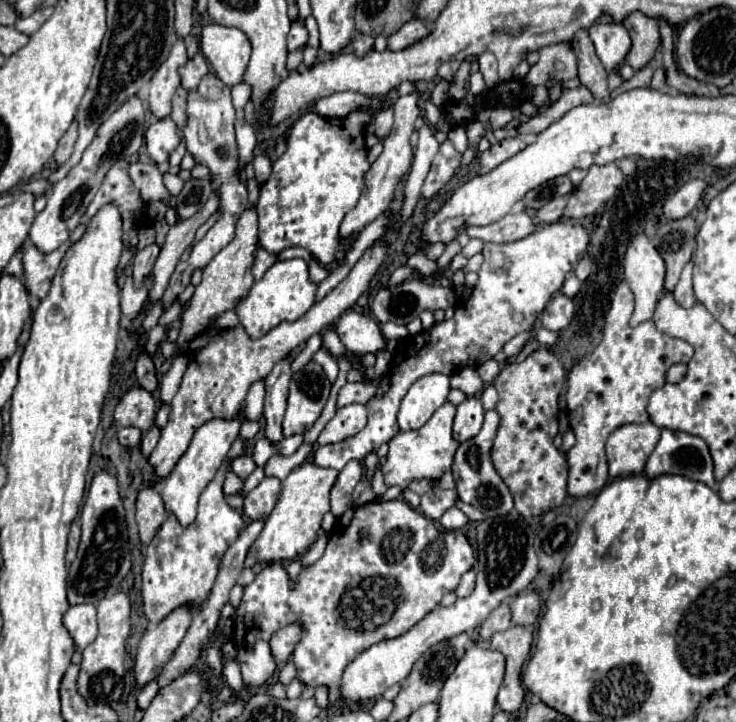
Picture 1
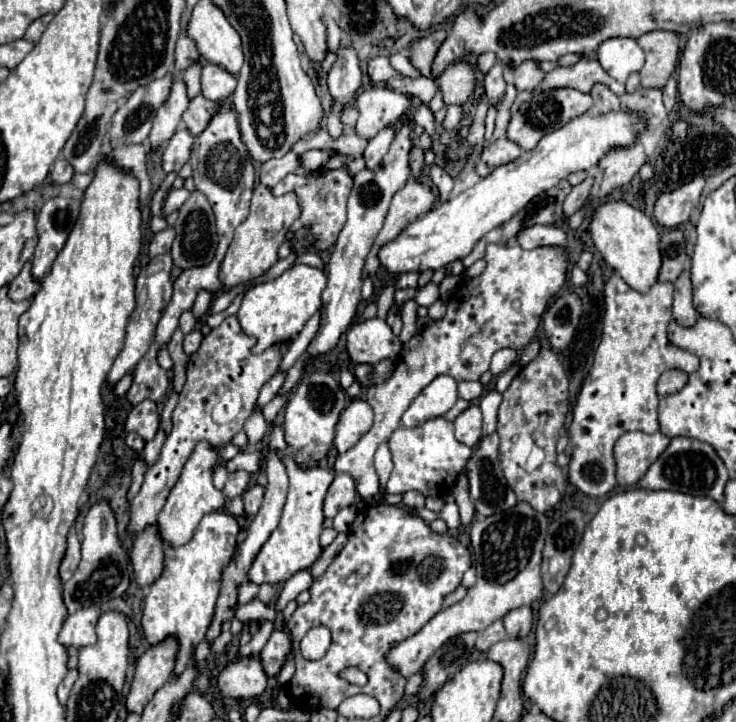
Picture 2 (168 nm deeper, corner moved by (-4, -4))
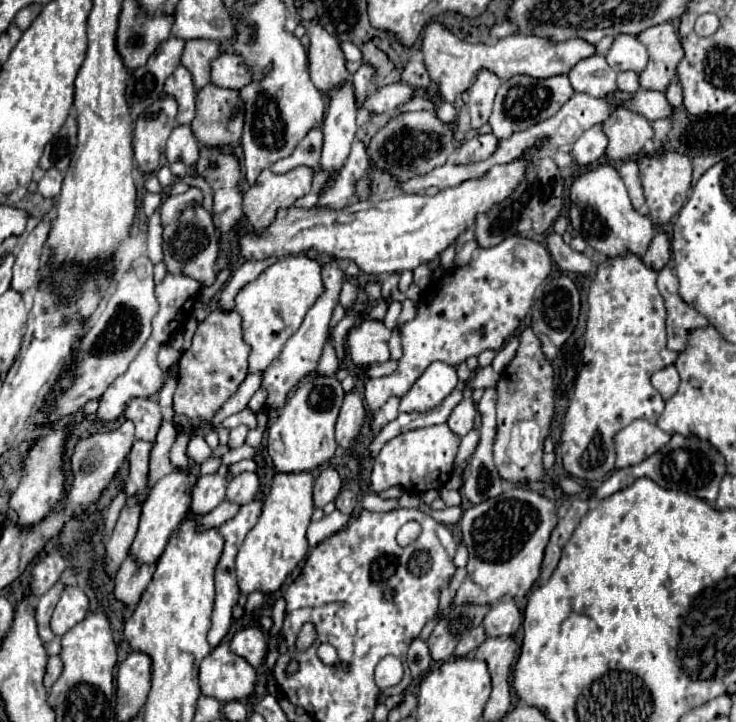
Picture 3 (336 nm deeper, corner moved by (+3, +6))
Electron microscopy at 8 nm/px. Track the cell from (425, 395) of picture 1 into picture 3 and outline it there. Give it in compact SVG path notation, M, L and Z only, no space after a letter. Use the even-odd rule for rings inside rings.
M432 363L412 389L400 399L400 411L426 411L444 401L458 383L456 369L446 363Z

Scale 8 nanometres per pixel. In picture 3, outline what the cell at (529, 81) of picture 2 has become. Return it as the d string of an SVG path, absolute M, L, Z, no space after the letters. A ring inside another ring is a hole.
M432 21L422 35L422 55L424 55L426 71L432 83L442 93L442 99L448 103L454 103L456 97L462 95L472 85L472 79L482 67L496 73L502 81L508 81L516 75L546 79L558 73L568 73L580 59L594 55L594 45L582 39L570 39L554 45L540 37L522 37L522 35L510 35L506 39L500 39L496 45L484 45L484 43L472 45L458 39L442 23Z

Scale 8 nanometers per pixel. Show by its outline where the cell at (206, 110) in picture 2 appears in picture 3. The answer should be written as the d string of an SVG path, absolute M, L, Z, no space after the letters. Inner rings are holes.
M206 85L196 95L196 117L190 127L204 145L236 145L242 135L244 105L234 89Z

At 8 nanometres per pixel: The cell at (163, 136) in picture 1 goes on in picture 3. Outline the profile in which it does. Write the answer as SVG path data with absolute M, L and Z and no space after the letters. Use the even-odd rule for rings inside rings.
M176 125L172 129L172 135L166 141L166 159L168 163L184 161L188 167L192 167L198 159L198 145L190 131L190 125Z

